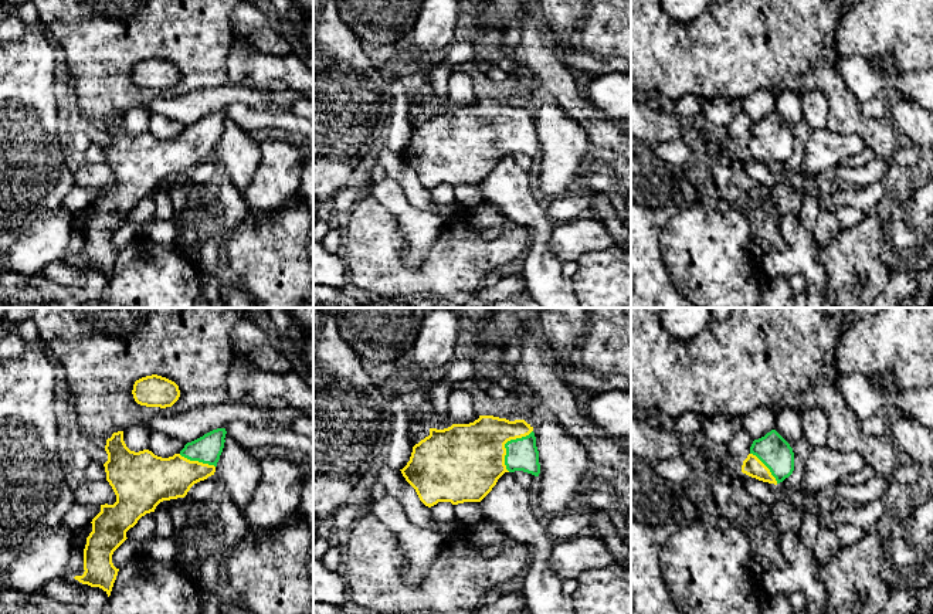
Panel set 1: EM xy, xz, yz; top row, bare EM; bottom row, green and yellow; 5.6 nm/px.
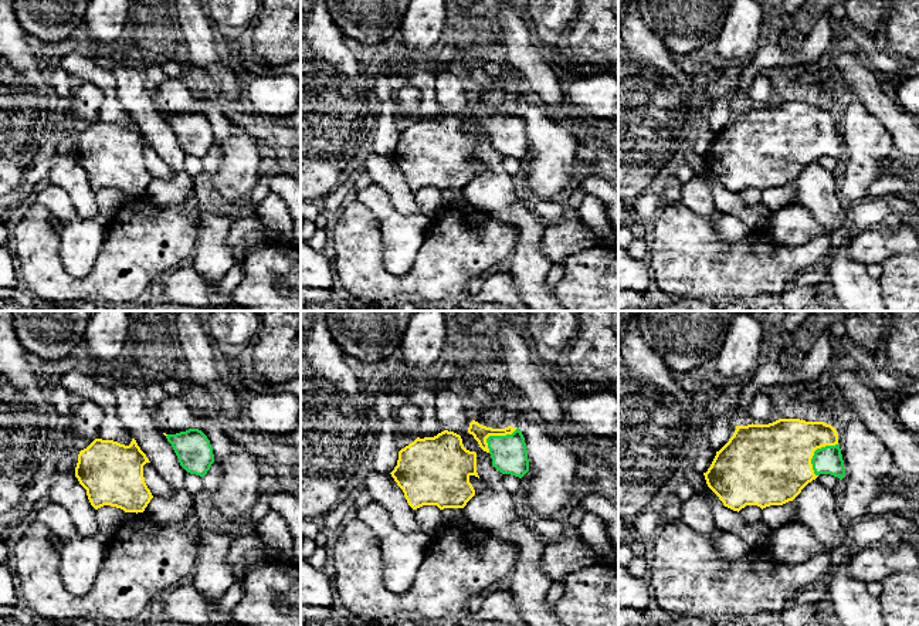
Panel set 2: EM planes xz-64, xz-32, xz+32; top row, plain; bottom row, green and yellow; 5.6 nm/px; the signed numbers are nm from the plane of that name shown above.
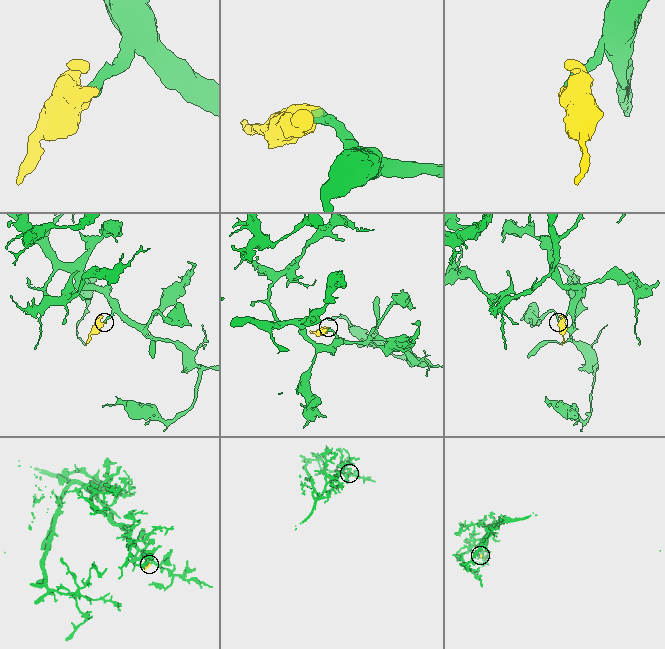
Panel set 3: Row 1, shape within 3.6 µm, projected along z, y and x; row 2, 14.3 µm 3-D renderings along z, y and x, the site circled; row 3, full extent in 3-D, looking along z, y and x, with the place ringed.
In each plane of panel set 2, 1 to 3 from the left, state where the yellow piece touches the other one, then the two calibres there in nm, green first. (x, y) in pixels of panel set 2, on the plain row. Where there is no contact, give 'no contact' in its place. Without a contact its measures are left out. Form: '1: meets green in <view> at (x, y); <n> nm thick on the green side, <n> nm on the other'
1: no contact
2: meets green in xz-32 at (495, 118); 200 nm thick on the green side, 90 nm on the other
3: meets green in xz+32 at (814, 135); 160 nm thick on the green side, 440 nm on the other

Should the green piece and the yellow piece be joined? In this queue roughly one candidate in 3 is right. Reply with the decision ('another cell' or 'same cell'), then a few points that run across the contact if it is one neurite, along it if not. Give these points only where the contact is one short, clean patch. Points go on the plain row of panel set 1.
same cell | xz (522, 136), (505, 126), (491, 128), (465, 143)

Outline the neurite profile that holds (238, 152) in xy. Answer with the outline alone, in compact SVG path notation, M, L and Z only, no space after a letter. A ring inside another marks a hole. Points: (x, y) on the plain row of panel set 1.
M231 121L224 125L214 157L240 193L251 182L261 162L259 143L257 133L242 130Z

